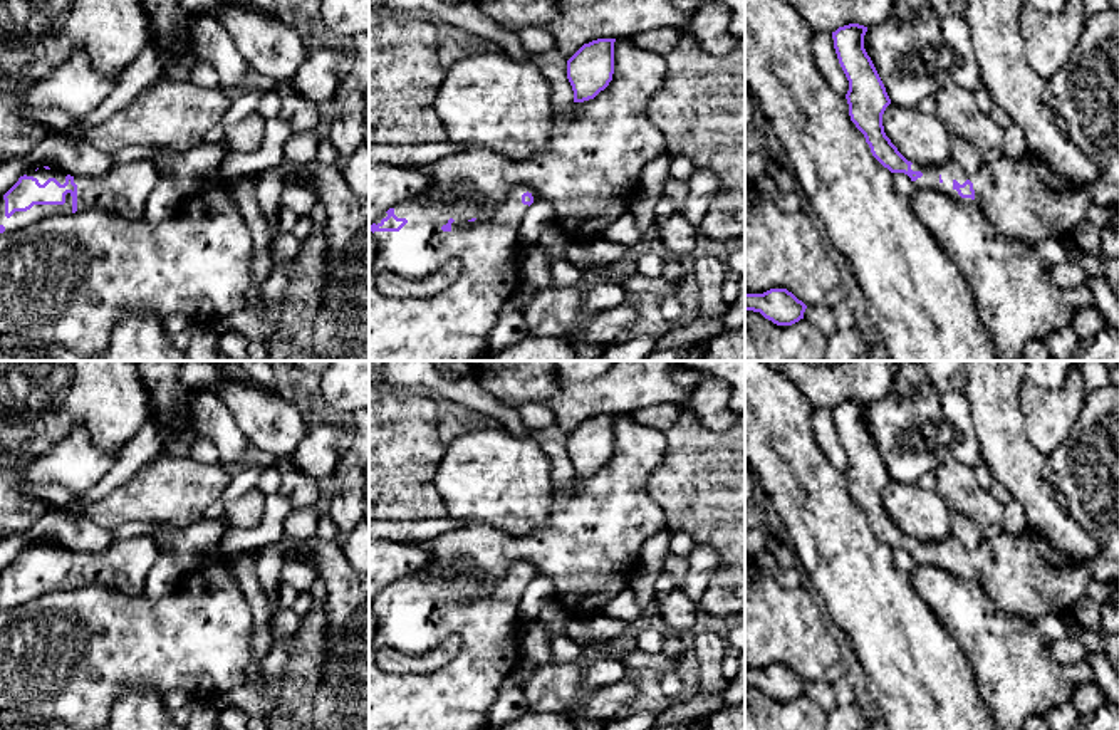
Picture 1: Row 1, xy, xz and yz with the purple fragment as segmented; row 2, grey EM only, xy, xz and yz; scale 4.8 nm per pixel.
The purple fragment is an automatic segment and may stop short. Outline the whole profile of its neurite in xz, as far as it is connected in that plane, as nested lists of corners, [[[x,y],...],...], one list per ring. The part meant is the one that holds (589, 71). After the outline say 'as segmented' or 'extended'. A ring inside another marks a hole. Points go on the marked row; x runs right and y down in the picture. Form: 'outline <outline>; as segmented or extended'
outline [[[597,39],[584,44],[567,60],[567,79],[574,102],[594,99],[612,81],[616,39]]]; as segmented

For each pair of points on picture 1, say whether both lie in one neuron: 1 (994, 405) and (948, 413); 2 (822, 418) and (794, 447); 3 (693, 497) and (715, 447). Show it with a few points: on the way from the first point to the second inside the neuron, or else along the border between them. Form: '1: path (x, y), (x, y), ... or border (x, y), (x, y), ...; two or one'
1: border (962, 391), (978, 448); two
2: border (812, 410), (812, 435), (831, 464); two
3: path (705, 485), (715, 475), (715, 458); one

